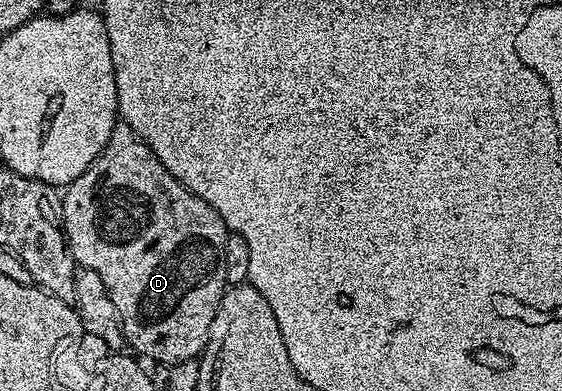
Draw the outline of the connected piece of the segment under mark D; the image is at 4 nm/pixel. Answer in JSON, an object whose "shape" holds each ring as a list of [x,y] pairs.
{"shape":[[[124,123],[114,124],[111,139],[105,141],[103,151],[95,159],[95,163],[91,163],[87,167],[87,171],[83,171],[79,175],[79,179],[68,182],[66,189],[69,190],[66,191],[65,197],[63,193],[65,239],[73,253],[74,262],[80,268],[97,272],[99,279],[103,279],[103,287],[107,287],[107,295],[111,299],[111,303],[115,303],[115,311],[121,320],[121,331],[125,335],[128,348],[130,350],[133,348],[134,354],[142,353],[142,355],[137,354],[142,358],[150,357],[153,361],[161,361],[160,363],[191,361],[200,358],[209,341],[209,332],[211,323],[215,319],[215,311],[219,311],[219,303],[227,288],[225,244],[228,243],[230,234],[225,228],[225,220],[202,197],[191,192],[182,181],[175,179],[175,175],[171,175],[171,171],[167,171],[167,167],[163,167],[163,163],[159,163],[159,159],[149,150],[148,143],[143,141],[130,125]]]}

